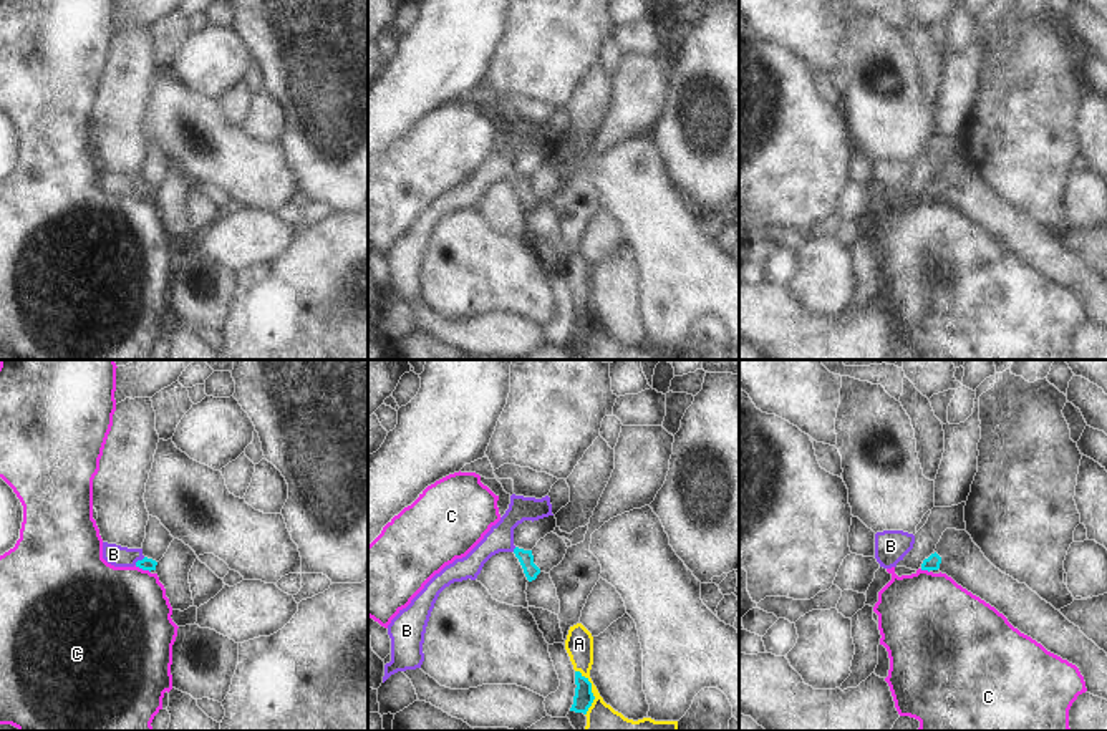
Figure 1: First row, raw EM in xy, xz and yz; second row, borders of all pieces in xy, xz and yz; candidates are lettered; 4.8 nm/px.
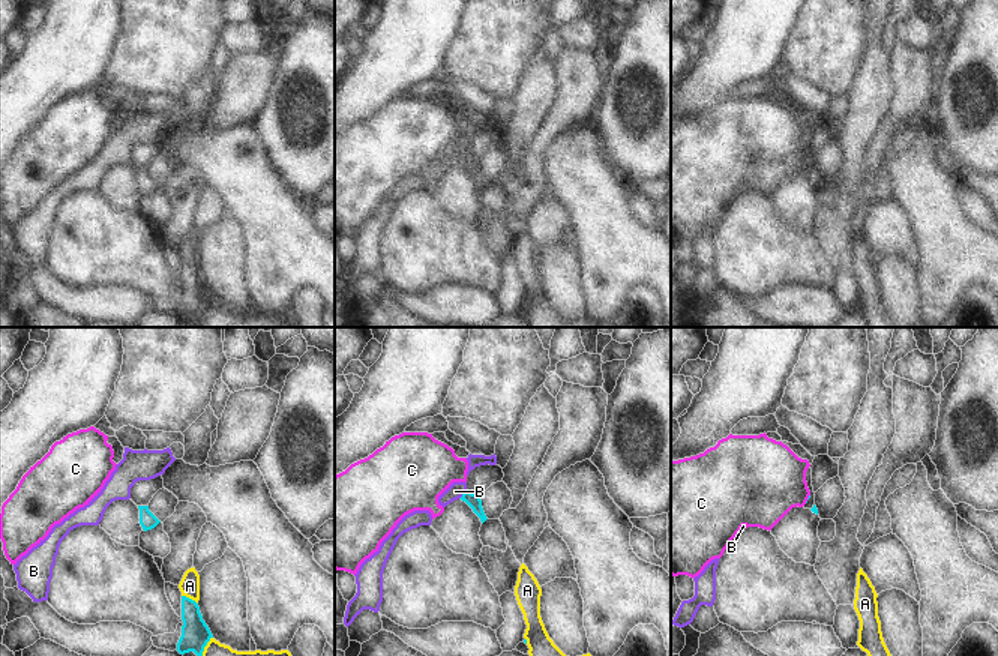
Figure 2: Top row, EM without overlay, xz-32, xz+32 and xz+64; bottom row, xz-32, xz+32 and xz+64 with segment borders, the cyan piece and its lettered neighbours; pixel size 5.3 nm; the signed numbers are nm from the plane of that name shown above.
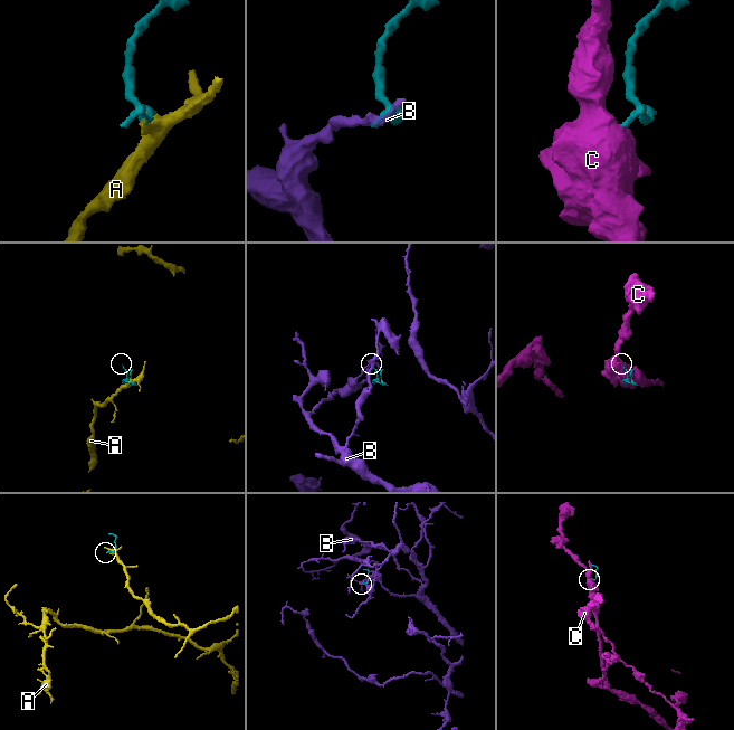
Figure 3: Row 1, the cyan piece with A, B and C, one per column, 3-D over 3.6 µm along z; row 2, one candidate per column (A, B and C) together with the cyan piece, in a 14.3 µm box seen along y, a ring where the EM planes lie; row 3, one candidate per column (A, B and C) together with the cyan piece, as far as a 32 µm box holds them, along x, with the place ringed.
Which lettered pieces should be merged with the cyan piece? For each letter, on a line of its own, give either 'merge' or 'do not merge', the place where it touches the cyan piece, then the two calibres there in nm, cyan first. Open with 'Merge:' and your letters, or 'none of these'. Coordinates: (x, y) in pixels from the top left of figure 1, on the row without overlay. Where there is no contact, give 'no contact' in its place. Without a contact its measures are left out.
Merge: B
A: do not merge | xz (590, 320) | 90/200 nm
B: merge | xy (140, 189) | 60/100 nm
C: do not merge | xy (143, 198) | 60/480 nm

